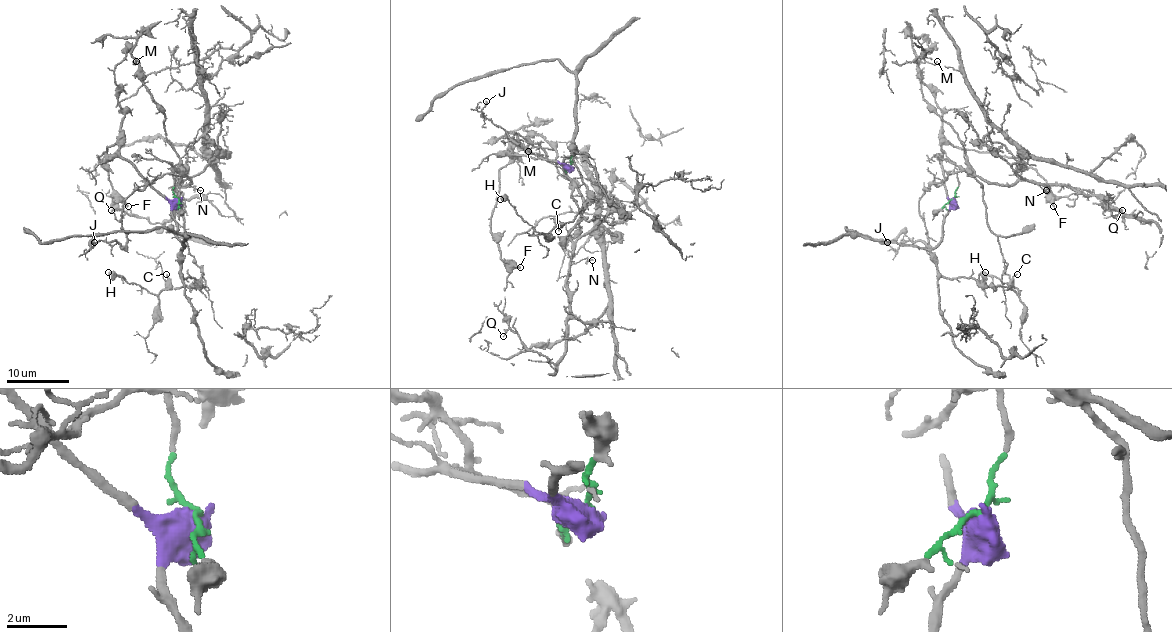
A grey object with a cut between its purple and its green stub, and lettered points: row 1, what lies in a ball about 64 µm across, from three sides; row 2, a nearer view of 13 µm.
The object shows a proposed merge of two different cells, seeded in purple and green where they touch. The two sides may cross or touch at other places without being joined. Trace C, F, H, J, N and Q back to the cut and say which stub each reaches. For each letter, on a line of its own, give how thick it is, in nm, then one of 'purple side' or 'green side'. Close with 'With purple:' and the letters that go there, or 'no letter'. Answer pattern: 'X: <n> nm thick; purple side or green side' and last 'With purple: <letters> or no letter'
C: 130 nm thick; purple side
F: 320 nm thick; purple side
H: 600 nm thick; purple side
J: 100 nm thick; green side
N: 100 nm thick; green side
Q: 70 nm thick; green side
With purple: C, F, H

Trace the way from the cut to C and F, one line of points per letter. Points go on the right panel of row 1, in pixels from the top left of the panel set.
C: (953, 198), (943, 222), (943, 237), (932, 250), (936, 269), (948, 278), (968, 276), (1008, 287), (1017, 273)
F: (953, 198), (950, 200), (940, 164), (942, 145), (947, 143), (1019, 157), (1045, 181), (1048, 200), (1053, 206)

